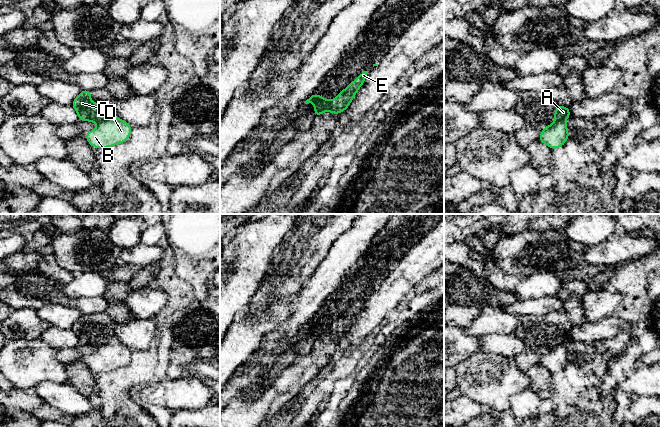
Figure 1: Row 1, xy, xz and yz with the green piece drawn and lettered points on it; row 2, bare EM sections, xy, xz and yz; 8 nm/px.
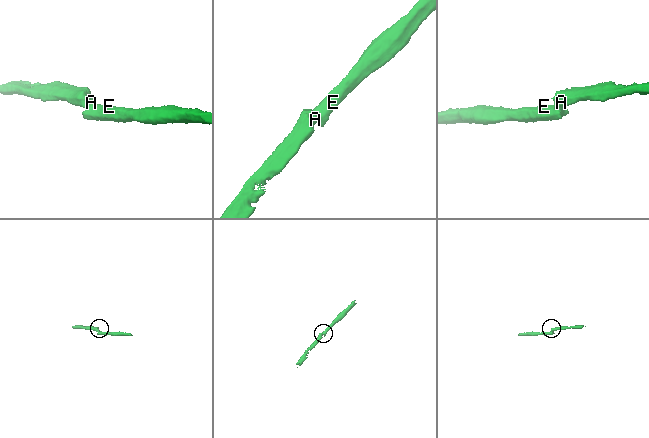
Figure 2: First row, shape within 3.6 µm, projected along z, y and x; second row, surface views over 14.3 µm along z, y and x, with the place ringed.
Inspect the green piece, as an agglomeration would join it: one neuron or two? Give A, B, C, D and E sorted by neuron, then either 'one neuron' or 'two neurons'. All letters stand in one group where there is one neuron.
A C / B D E | two neurons

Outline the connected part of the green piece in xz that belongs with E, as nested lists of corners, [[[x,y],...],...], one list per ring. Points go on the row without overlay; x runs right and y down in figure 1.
[[[363,295],[357,303],[352,305],[344,314],[342,314],[332,325],[327,328],[327,334],[332,338],[339,338],[346,334],[352,323],[355,321],[358,313],[365,306],[369,295]]]

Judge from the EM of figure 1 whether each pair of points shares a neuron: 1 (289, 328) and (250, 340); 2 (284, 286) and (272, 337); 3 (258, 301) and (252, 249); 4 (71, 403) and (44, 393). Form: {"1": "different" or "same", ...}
{"1": "different", "2": "different", "3": "different", "4": "same"}

